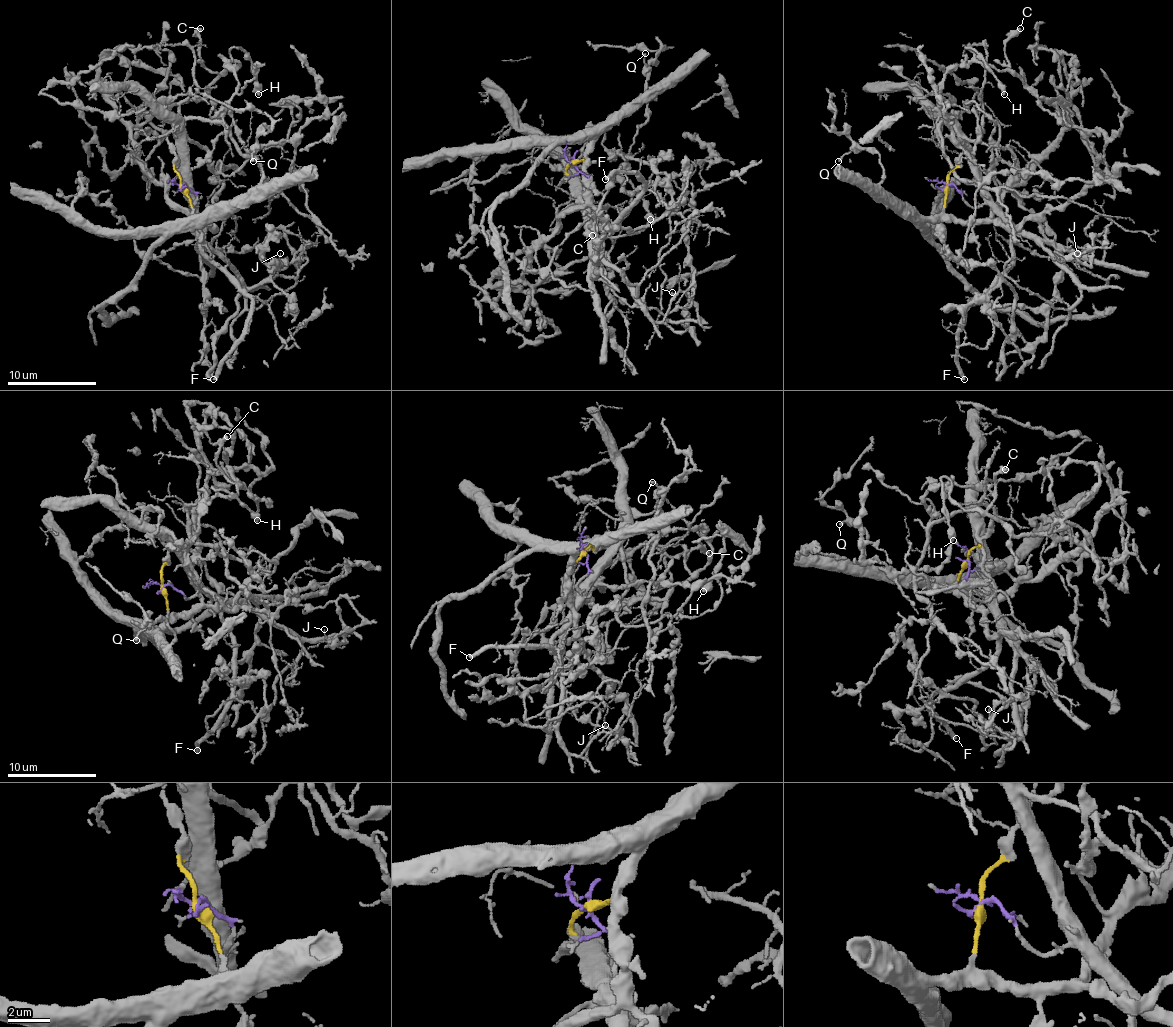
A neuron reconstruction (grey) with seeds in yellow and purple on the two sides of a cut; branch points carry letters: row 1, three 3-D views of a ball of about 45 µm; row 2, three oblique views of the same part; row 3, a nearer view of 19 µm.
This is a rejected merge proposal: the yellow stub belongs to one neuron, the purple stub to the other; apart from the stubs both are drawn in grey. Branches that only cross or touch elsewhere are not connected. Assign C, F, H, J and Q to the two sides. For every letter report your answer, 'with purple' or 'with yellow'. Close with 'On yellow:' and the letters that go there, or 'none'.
C: with yellow
F: with purple
H: with yellow
J: with purple
Q: with yellow
On yellow: C, H, Q

